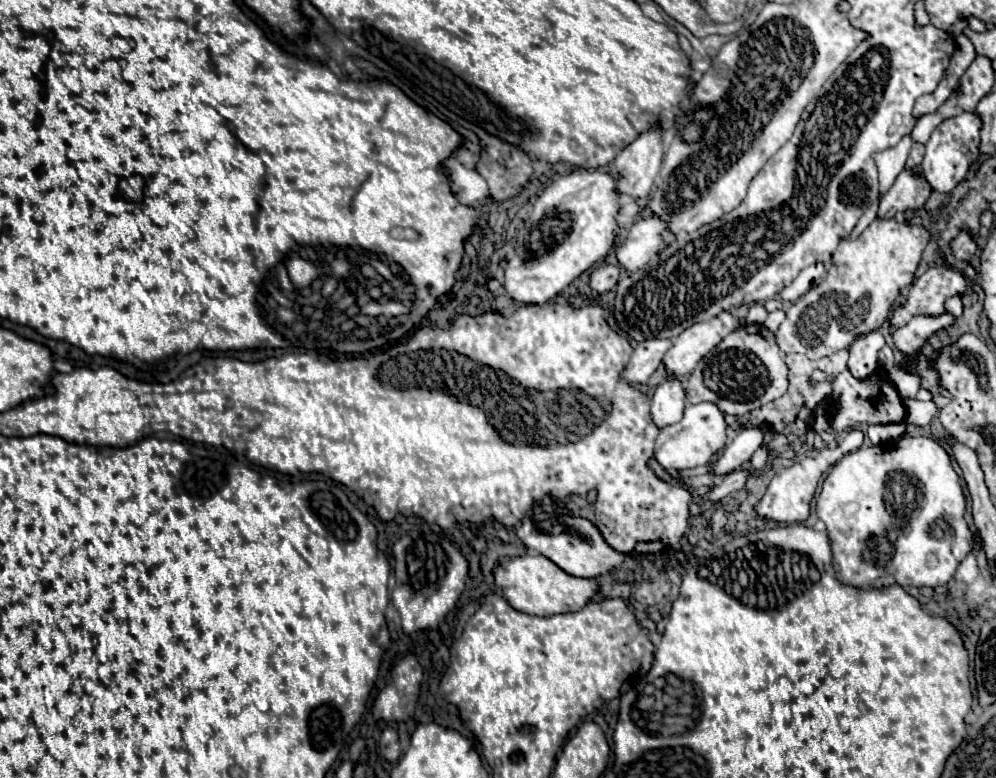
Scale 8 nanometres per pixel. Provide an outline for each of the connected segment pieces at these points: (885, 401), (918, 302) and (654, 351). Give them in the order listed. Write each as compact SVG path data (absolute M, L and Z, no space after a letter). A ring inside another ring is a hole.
M877 368L871 376L867 376L867 380L855 380L855 376L851 376L851 372L847 370L843 370L839 376L833 376L831 394L827 396L827 402L831 402L829 426L835 432L851 430L855 428L855 424L861 422L891 424L891 422L901 422L905 418L905 404L883 368Z
M941 268L923 272L911 284L905 302L893 308L889 318L889 334L905 326L913 316L939 316L945 312L945 300L961 296L967 290L967 280L961 272Z
M645 340L635 346L631 360L623 368L621 376L629 384L645 384L647 378L661 366L665 352L671 348L671 340Z

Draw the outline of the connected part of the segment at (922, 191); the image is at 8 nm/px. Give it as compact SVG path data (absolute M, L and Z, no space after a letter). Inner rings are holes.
M915 142L903 172L897 176L897 180L893 182L889 192L881 196L881 204L879 204L881 218L893 218L897 210L907 210L907 206L919 206L919 210L921 210L925 206L925 202L929 200L933 188L927 184L927 180L923 176L917 176L913 172L913 168L921 164L923 152L925 152L925 146Z

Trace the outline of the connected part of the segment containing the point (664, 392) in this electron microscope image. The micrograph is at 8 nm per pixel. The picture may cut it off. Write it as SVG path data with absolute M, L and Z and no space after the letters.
M665 380L655 388L655 394L651 398L651 418L659 428L679 422L683 418L683 410L685 390L679 380Z

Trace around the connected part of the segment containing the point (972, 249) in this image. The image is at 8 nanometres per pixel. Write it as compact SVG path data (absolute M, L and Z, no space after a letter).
M961 230L961 232L957 234L957 238L951 240L949 246L951 246L951 252L953 252L953 256L955 256L957 260L969 260L969 258L973 258L975 252L977 252L977 244L975 244L975 240L973 240L973 234L967 232L967 230Z

